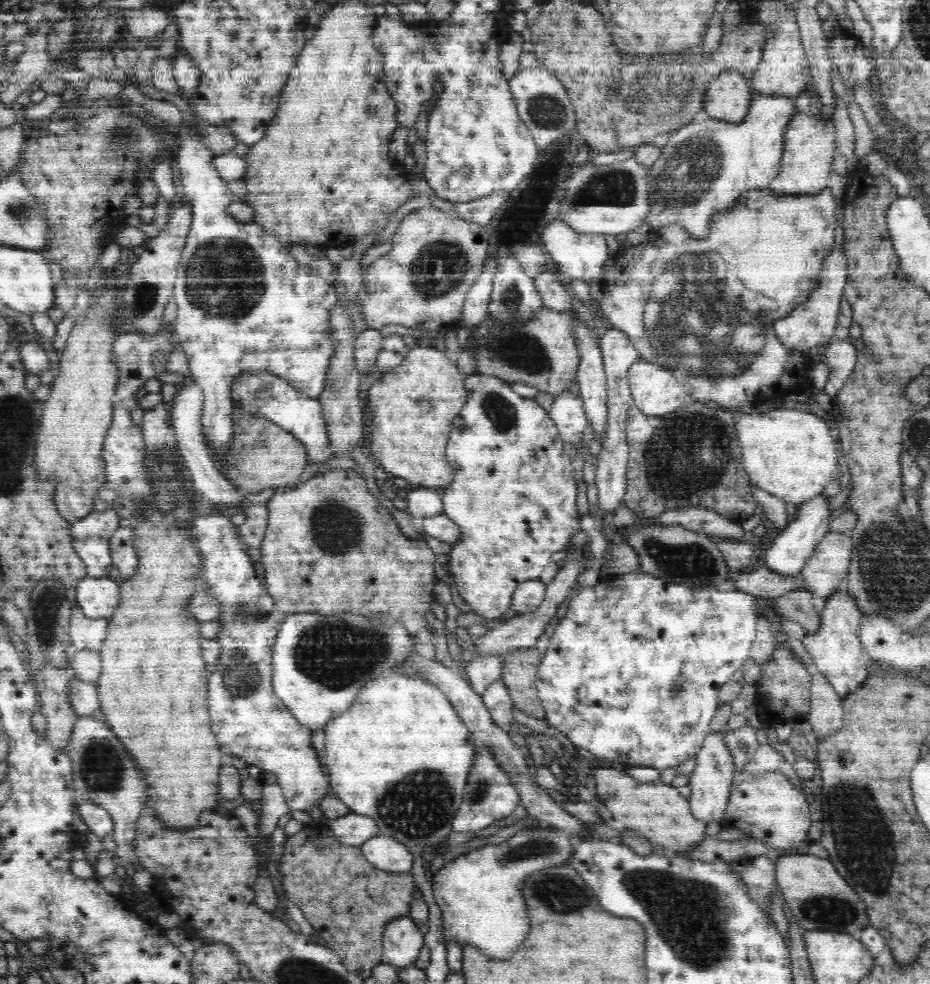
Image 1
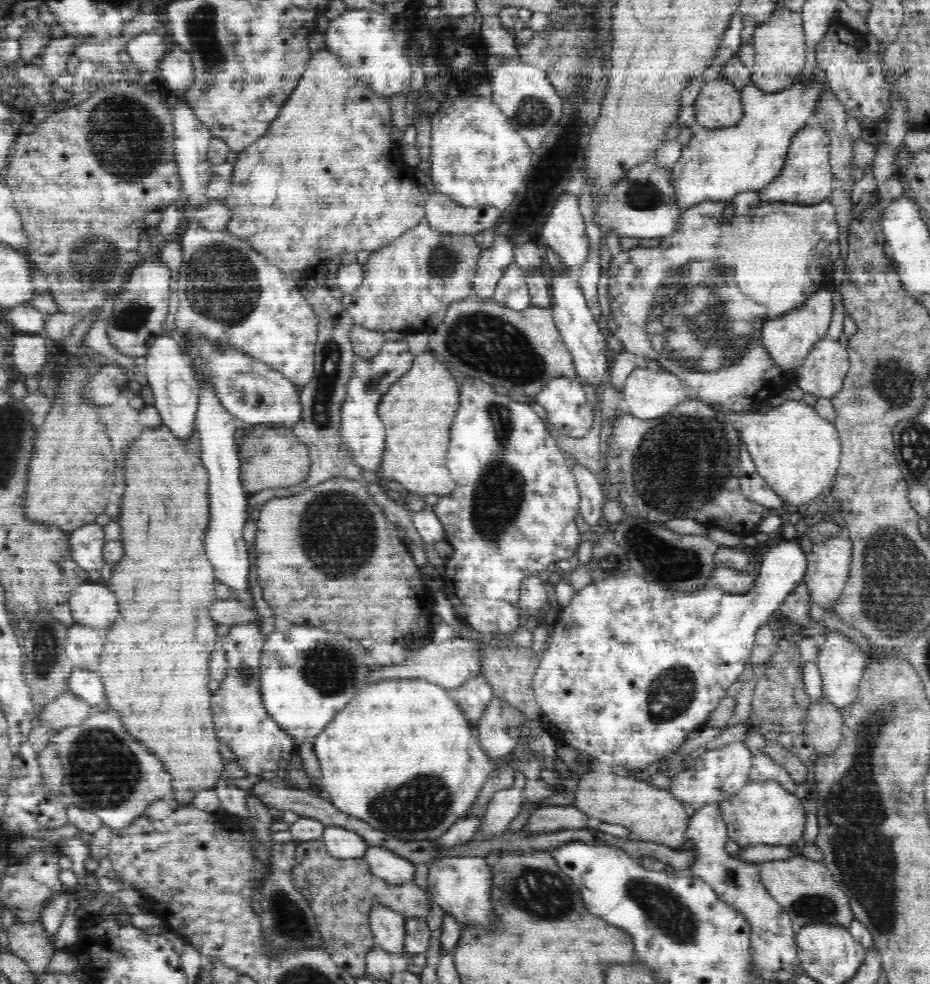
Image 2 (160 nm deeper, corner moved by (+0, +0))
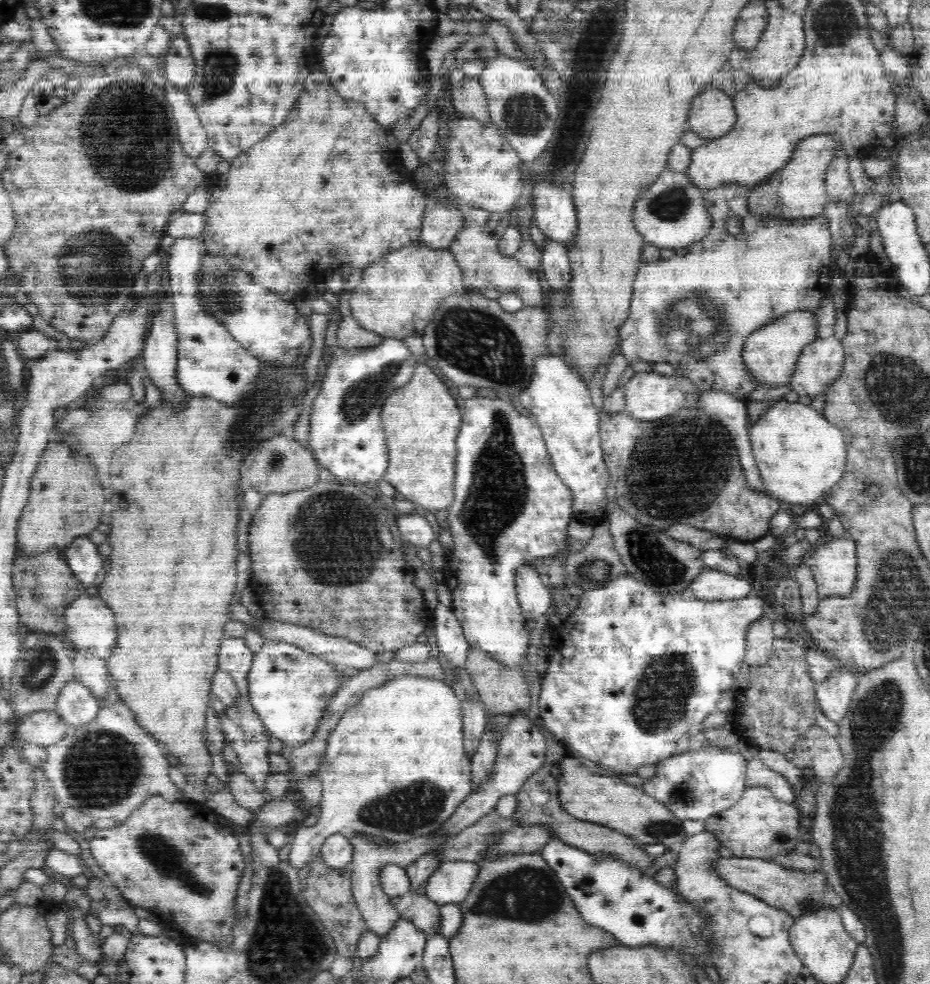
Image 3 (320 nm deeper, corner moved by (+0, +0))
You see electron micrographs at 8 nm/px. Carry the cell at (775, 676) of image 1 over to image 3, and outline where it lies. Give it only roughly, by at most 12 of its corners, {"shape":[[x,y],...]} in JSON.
{"shape":[[777,638],[736,689],[737,739],[786,754],[816,723],[804,650]]}

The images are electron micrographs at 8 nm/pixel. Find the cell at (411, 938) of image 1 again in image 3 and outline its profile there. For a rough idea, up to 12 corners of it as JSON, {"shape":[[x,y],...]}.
{"shape":[[347,833],[352,889],[366,928],[388,937],[401,914],[383,891],[387,865],[406,869],[451,837],[377,844]]}

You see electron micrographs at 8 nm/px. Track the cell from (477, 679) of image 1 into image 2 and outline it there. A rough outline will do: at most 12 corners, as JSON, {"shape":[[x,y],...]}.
{"shape":[[481,674],[447,691],[471,724],[479,724],[493,690]]}

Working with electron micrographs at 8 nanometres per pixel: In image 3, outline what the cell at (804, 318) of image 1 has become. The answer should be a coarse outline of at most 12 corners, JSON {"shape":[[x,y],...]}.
{"shape":[[816,311],[784,314],[746,340],[757,384],[787,386],[806,344]]}

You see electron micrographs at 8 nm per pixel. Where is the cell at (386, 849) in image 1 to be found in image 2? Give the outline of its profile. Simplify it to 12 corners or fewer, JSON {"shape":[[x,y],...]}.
{"shape":[[368,847],[363,858],[386,883],[413,881],[416,866],[391,850]]}

